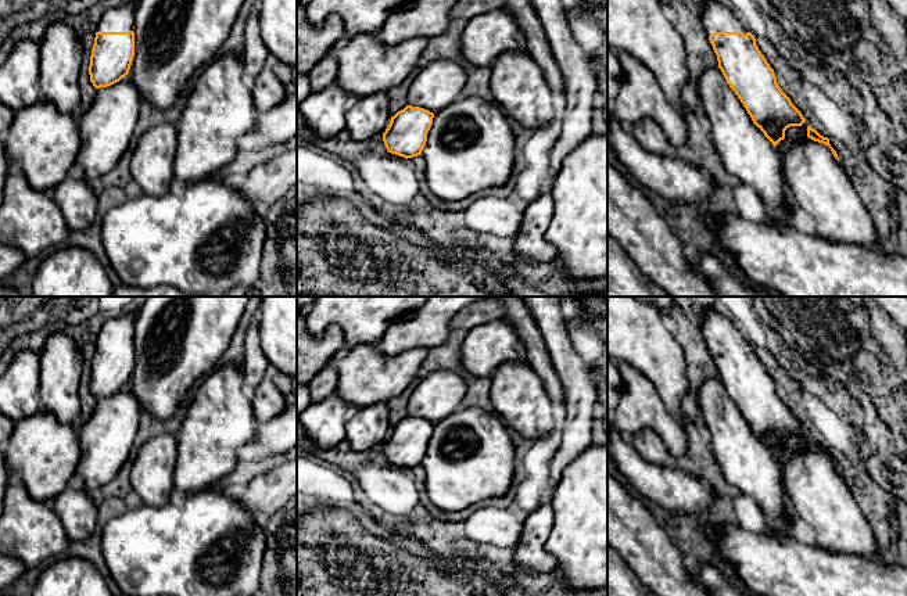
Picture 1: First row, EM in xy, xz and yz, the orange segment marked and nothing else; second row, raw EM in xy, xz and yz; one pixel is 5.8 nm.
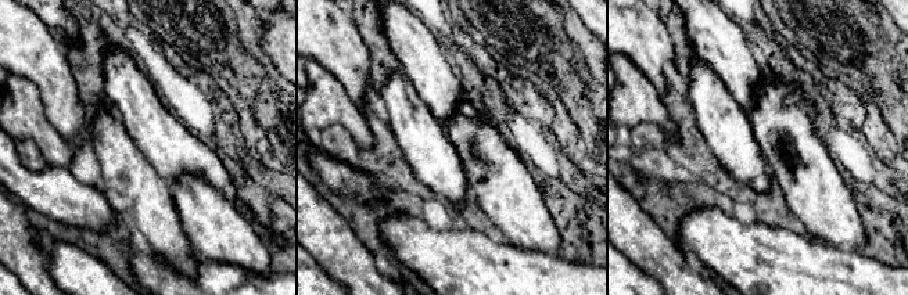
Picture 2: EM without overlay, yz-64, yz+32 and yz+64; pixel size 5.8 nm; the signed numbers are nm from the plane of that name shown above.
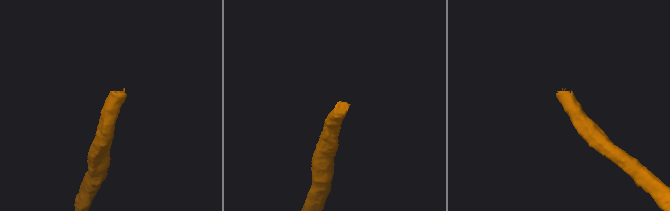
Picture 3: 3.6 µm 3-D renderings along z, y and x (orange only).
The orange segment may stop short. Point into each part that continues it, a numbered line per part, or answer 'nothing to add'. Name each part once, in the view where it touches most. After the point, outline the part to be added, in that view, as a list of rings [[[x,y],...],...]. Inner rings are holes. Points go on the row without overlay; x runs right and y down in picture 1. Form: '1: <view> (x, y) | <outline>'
1: yz (745, 462) | [[[718,377],[702,383],[696,407],[711,438],[711,452],[728,484],[750,496],[763,513],[766,531],[792,534],[785,523],[785,489],[779,466],[727,394]]]

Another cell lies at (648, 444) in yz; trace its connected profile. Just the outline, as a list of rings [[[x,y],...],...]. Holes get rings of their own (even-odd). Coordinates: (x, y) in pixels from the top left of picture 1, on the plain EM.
[[[641,430],[631,435],[635,450],[650,464],[670,466],[673,457],[668,453],[663,439],[653,430]]]

